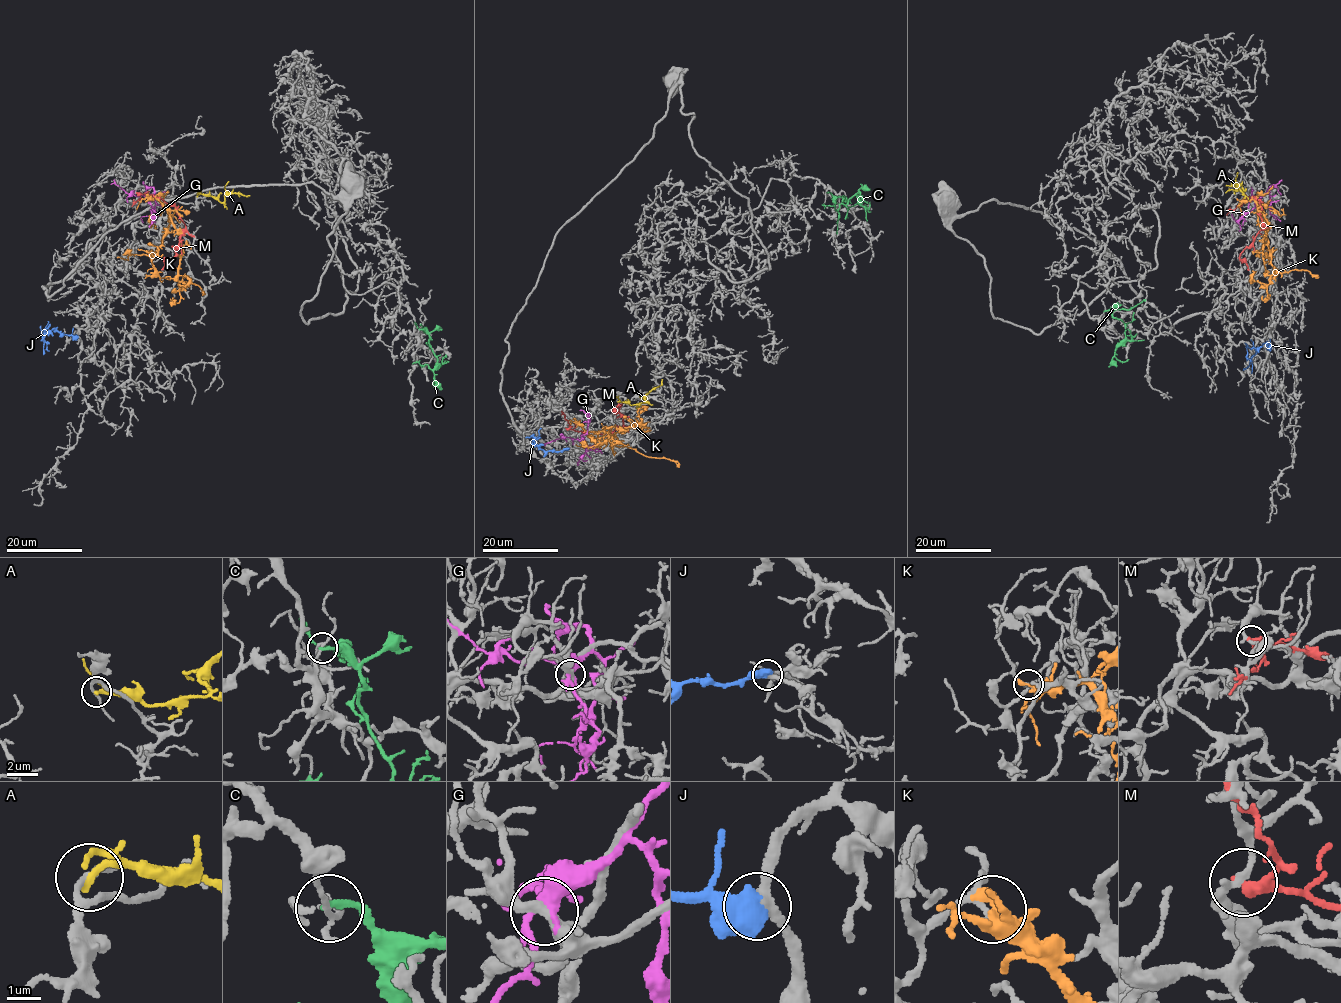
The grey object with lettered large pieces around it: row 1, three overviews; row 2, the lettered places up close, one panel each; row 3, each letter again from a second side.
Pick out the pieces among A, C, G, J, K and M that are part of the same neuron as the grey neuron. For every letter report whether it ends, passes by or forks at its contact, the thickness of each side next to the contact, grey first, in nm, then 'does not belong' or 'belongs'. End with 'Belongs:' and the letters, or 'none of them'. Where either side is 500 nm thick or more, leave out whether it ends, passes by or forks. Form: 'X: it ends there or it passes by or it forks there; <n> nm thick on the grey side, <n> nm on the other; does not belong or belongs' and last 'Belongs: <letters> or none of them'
A: it passes by; 130 nm thick on the grey side, 190 nm on the other; does not belong
C: it ends there; 120 nm thick on the grey side, 200 nm on the other; does not belong
G: it passes by; 360 nm thick on the grey side, 380 nm on the other; does not belong
J: 260 nm thick on the grey side, 700 nm on the other; belongs
K: it forks there; 150 nm thick on the grey side, 320 nm on the other; does not belong
M: it passes by; 200 nm thick on the grey side, 320 nm on the other; does not belong
Belongs: J

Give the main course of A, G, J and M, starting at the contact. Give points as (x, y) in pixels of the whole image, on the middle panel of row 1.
A: (618, 402), (645, 403), (644, 398), (661, 384), (662, 379)
G: (582, 437), (587, 445), (594, 446), (586, 452), (590, 458)
J: (568, 449), (539, 449), (534, 440), (541, 428)
M: (566, 428), (608, 434), (618, 426), (626, 427), (619, 412), (620, 404), (614, 413)

